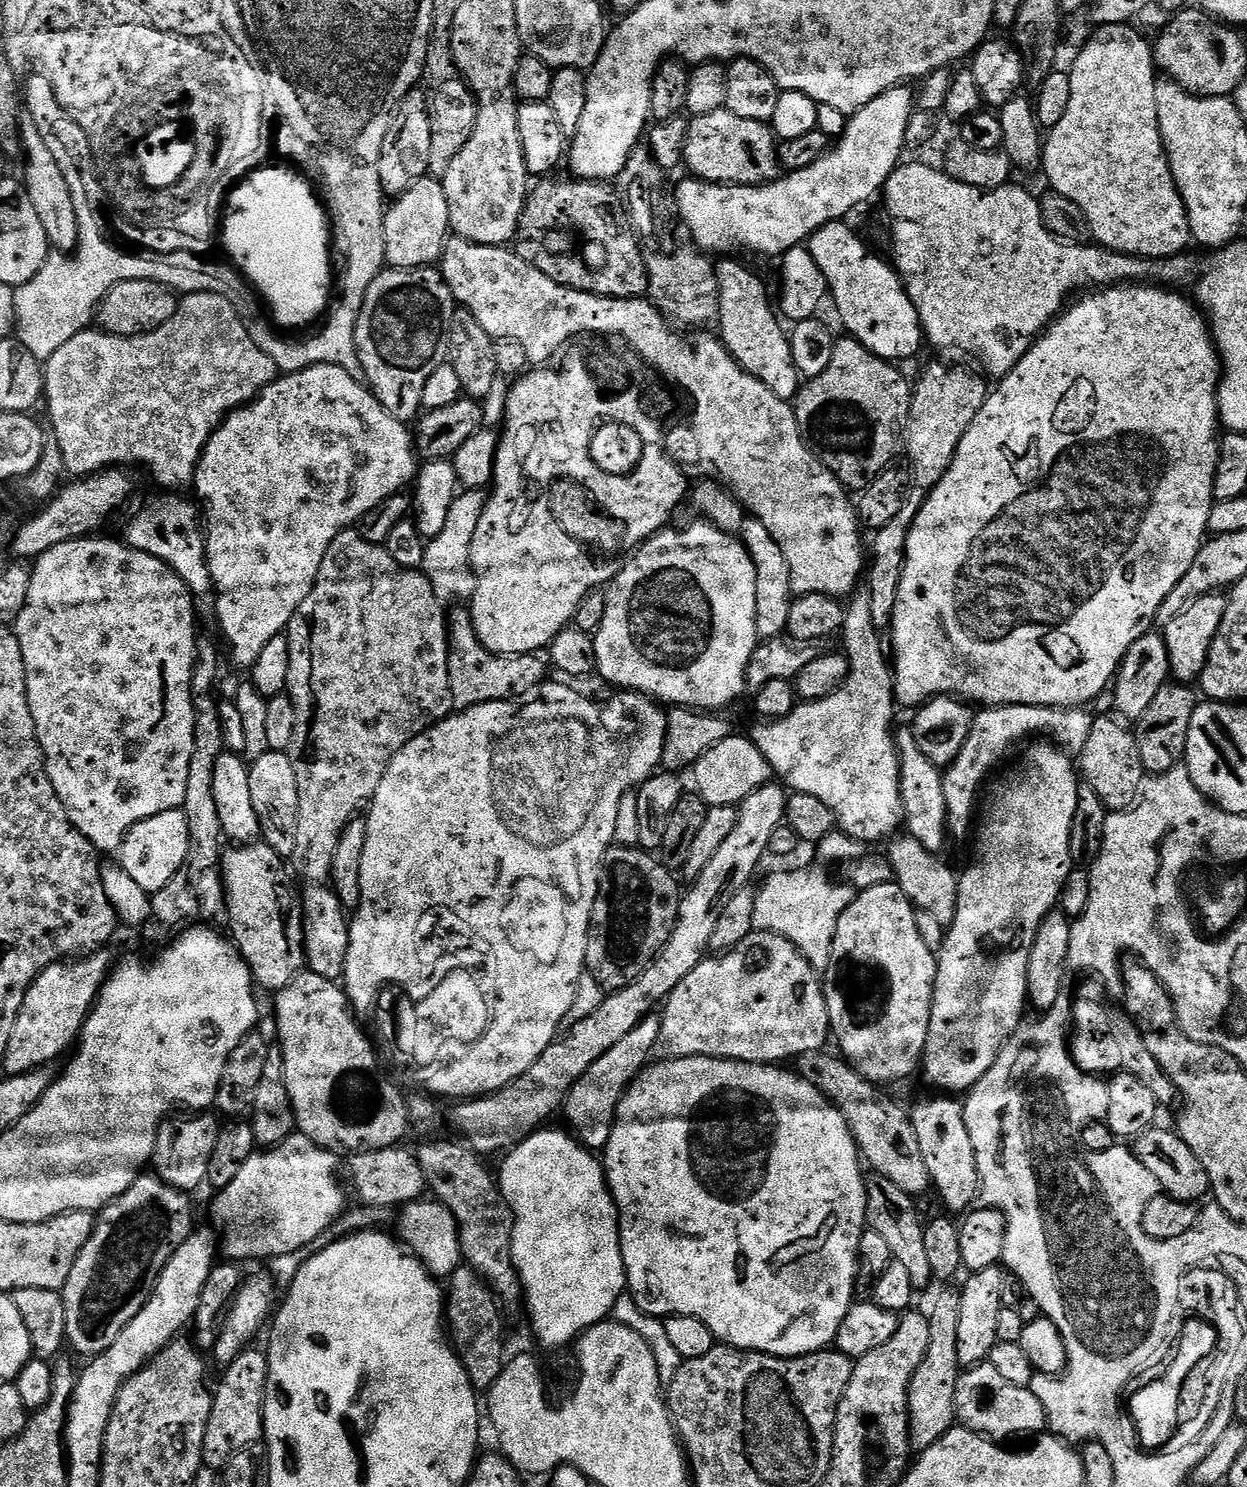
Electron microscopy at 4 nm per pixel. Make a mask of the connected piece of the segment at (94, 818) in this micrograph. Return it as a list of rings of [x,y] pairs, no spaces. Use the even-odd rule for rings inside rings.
[[[85,538],[62,542],[46,554],[37,556],[31,565],[30,594],[22,614],[18,614],[14,631],[22,650],[22,662],[26,670],[26,686],[30,710],[34,714],[36,737],[44,752],[44,765],[50,782],[62,798],[62,806],[70,814],[70,822],[88,839],[101,854],[119,853],[124,835],[138,822],[154,818],[166,810],[183,808],[186,798],[186,777],[190,775],[190,754],[194,754],[194,726],[196,725],[196,701],[192,694],[192,675],[196,669],[196,608],[194,597],[178,574],[166,562],[129,548],[127,543],[116,540]]]

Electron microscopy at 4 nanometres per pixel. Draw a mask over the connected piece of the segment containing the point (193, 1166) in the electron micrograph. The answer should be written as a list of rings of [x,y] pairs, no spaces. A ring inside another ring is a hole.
[[[192,1114],[189,1120],[172,1120],[168,1118],[156,1130],[156,1141],[150,1161],[151,1171],[162,1182],[174,1186],[179,1192],[195,1194],[200,1187],[208,1184],[210,1157],[218,1142],[222,1124],[215,1115]]]

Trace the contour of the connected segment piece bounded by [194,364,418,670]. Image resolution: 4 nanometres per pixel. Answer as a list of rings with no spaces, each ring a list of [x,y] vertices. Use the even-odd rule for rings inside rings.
[[[319,364],[318,366],[310,366],[304,368],[301,372],[290,372],[281,375],[270,386],[266,386],[260,391],[259,396],[252,401],[251,404],[246,404],[242,408],[231,412],[220,427],[216,429],[216,433],[208,439],[207,446],[204,447],[204,452],[200,455],[200,465],[196,468],[196,478],[194,481],[194,489],[196,488],[195,499],[202,505],[202,516],[206,521],[206,539],[204,542],[204,552],[208,555],[208,569],[210,570],[210,578],[212,579],[212,587],[216,596],[216,620],[220,623],[220,632],[224,635],[224,640],[228,643],[228,652],[232,655],[232,660],[238,667],[244,670],[251,669],[254,662],[258,662],[258,654],[262,654],[262,650],[266,647],[266,642],[270,642],[270,638],[281,635],[287,629],[290,618],[294,618],[294,614],[298,610],[298,606],[302,606],[302,602],[306,602],[306,594],[310,594],[310,590],[314,586],[314,582],[318,578],[318,570],[322,566],[322,558],[326,554],[326,550],[330,546],[330,542],[334,542],[334,538],[338,538],[338,534],[349,531],[353,526],[359,525],[362,517],[370,514],[370,510],[374,510],[374,506],[378,506],[382,502],[386,502],[386,498],[391,496],[399,496],[405,491],[404,487],[411,485],[417,477],[418,457],[414,447],[414,436],[410,431],[409,425],[403,420],[394,418],[385,410],[378,402],[378,398],[365,385],[354,382],[354,378],[350,378],[350,374],[346,374],[346,370],[342,370],[338,366],[330,366],[329,364]]]

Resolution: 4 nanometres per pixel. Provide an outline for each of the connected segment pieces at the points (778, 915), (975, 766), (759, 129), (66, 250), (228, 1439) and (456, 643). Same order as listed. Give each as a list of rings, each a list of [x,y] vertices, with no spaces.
[[[800,868],[797,872],[776,872],[756,893],[756,922],[765,932],[777,932],[779,936],[786,937],[801,954],[808,959],[810,966],[818,974],[828,971],[830,954],[834,946],[834,934],[838,926],[838,918],[846,911],[858,892],[851,884],[839,882],[835,884],[824,872],[816,868]]]
[[[1001,704],[988,706],[977,711],[972,718],[970,734],[958,750],[958,758],[943,769],[944,790],[946,792],[946,810],[948,811],[948,830],[953,837],[964,836],[974,828],[974,817],[978,812],[978,797],[985,787],[984,779],[1003,762],[1008,751],[1015,744],[1023,745],[1024,736],[1028,738],[1051,738],[1069,754],[1078,754],[1086,746],[1086,737],[1090,735],[1090,726],[1094,719],[1087,707],[1043,708],[1025,704]]]
[[[728,108],[714,110],[714,114],[702,114],[688,120],[688,133],[684,147],[683,167],[689,168],[695,179],[706,184],[737,184],[738,186],[758,186],[771,184],[781,175],[778,140],[771,127],[762,122],[750,122],[748,118],[738,118],[738,114],[730,114]]]
[[[27,114],[20,117],[20,143],[25,159],[22,183],[30,194],[30,202],[34,202],[34,211],[42,222],[42,230],[46,230],[49,245],[57,253],[71,254],[75,252],[78,242],[78,214],[70,199],[70,186],[66,186],[66,177],[62,174],[60,157],[50,154],[50,146],[46,146],[34,118]]]
[[[245,1350],[238,1353],[234,1362],[223,1369],[224,1377],[221,1378],[220,1385],[212,1392],[212,1409],[210,1418],[206,1422],[206,1438],[204,1439],[203,1467],[205,1468],[223,1470],[234,1454],[264,1440],[264,1395],[268,1385],[268,1357],[263,1351],[252,1351]]]
[[[464,606],[456,608],[447,613],[448,617],[448,669],[450,670],[450,690],[452,691],[452,707],[456,710],[473,708],[486,702],[498,702],[499,700],[518,700],[535,693],[541,684],[545,683],[544,676],[545,661],[539,655],[529,654],[527,656],[499,656],[486,646],[478,638],[474,630],[471,611]]]

